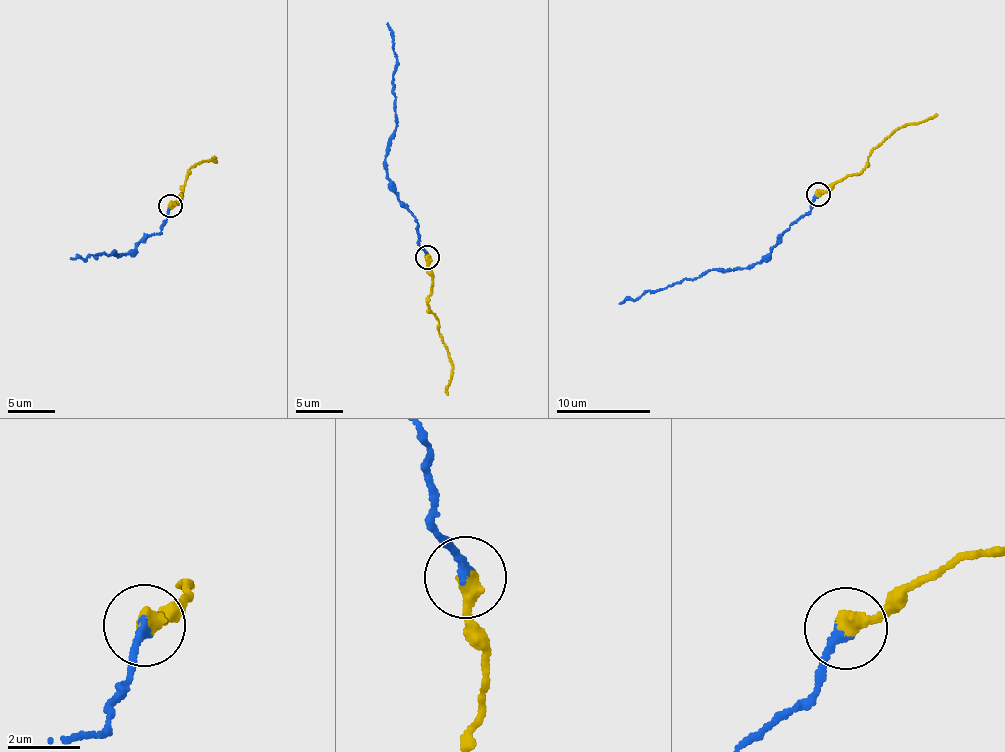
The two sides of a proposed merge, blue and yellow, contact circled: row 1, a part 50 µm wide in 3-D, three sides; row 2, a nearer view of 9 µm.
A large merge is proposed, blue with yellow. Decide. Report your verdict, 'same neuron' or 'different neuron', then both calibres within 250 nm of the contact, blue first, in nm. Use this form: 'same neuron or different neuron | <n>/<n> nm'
different neuron | 240/460 nm

